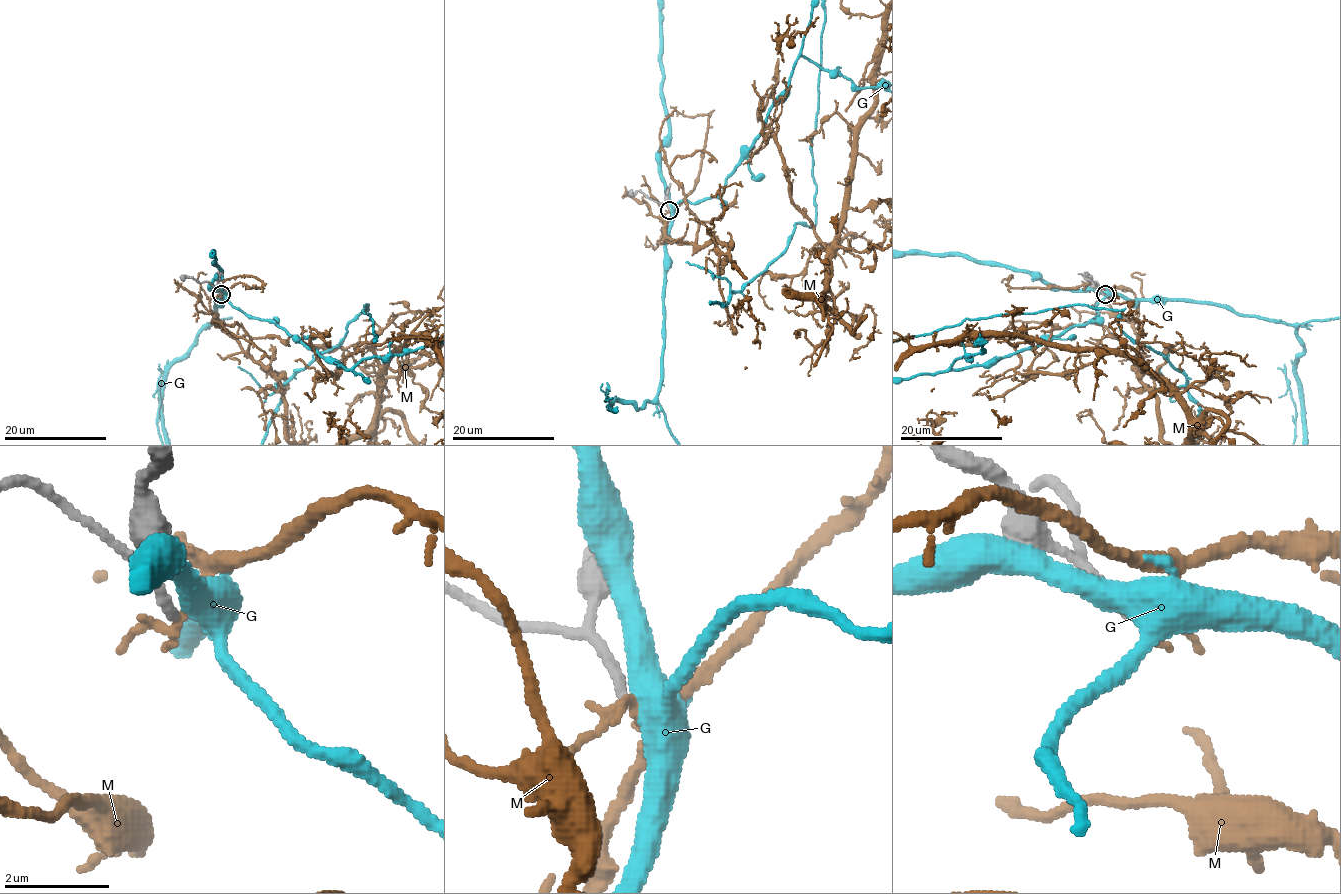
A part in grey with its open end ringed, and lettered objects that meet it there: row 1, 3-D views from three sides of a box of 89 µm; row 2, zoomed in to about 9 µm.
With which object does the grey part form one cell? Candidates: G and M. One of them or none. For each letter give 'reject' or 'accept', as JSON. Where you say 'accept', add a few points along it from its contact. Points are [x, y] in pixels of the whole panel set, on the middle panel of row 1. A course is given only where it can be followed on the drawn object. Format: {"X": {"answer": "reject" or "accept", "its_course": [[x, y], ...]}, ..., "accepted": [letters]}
{"G": {"answer": "reject"}, "M": {"answer": "reject"}, "accepted": []}

